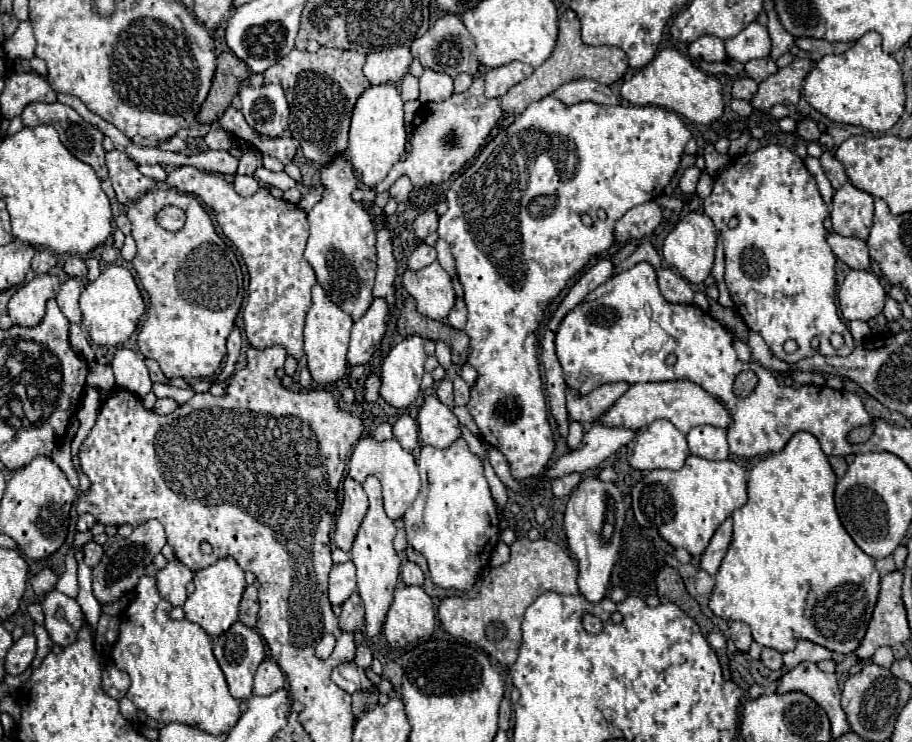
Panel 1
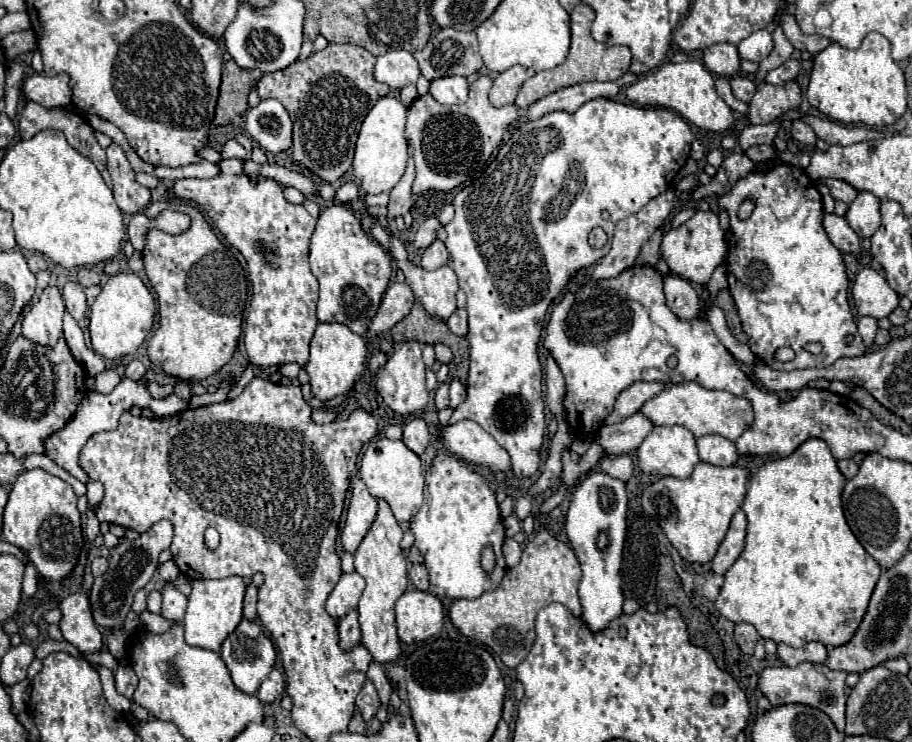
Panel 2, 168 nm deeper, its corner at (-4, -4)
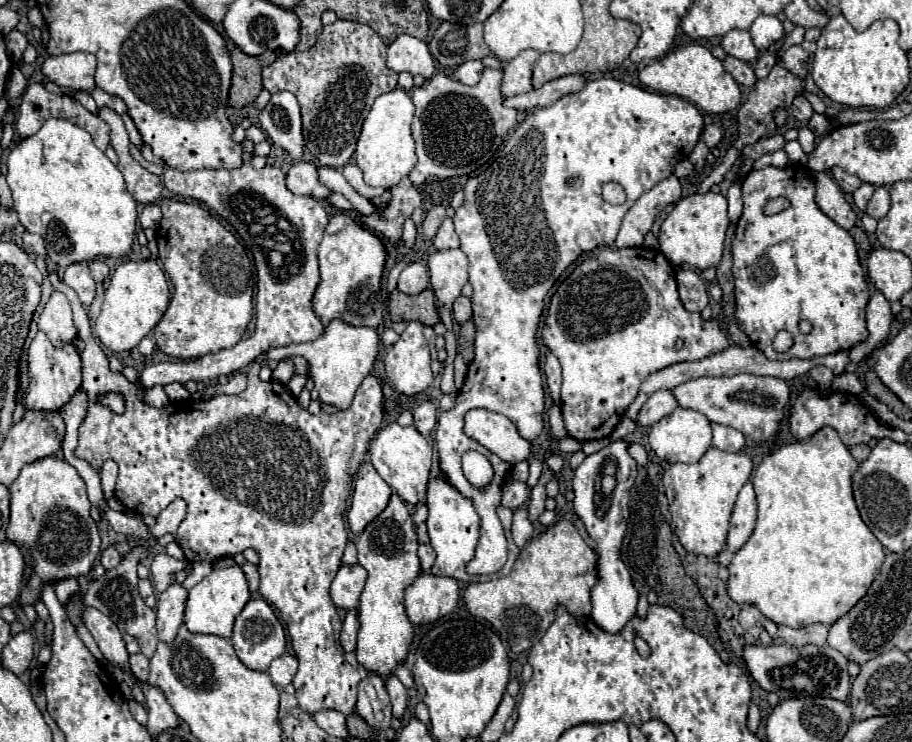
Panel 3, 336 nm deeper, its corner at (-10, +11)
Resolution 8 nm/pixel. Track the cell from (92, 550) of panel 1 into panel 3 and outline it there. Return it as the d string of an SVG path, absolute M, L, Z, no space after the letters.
M113 545L107 547L107 549L101 553L101 565L103 565L105 569L113 569L113 567L117 567L119 561L121 561L121 555L117 553L117 549L115 549Z

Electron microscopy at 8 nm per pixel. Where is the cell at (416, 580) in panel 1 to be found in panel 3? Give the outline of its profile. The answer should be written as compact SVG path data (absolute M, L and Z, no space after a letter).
M419 545L419 559L421 559L421 569L427 573L431 571L433 563L435 563L435 551L431 545Z

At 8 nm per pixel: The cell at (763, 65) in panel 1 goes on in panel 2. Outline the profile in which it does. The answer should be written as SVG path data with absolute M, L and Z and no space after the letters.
M791 58L791 60L787 60L783 66L779 66L779 68L771 70L771 72L767 74L765 82L769 82L769 84L777 84L777 86L783 86L785 82L789 82L789 80L795 80L795 78L797 78L799 68L801 68L801 62Z

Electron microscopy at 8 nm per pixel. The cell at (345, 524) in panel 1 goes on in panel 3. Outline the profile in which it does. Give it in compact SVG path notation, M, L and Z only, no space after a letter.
M369 461L361 463L355 475L355 491L347 515L349 529L353 533L361 533L365 525L387 507L389 497L391 487L377 475L373 465Z

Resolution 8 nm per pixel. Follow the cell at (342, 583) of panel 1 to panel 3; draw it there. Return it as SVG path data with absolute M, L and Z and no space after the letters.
M341 565L333 583L331 599L339 609L353 609L359 605L359 597L367 579L367 571L361 565Z

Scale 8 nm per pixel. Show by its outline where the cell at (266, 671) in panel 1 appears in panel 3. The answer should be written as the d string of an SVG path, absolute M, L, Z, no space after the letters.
M283 653L281 657L277 657L271 663L271 667L267 669L273 685L279 687L279 689L283 689L283 687L287 687L291 683L295 671L297 671L297 659L293 655L289 655L289 653Z

